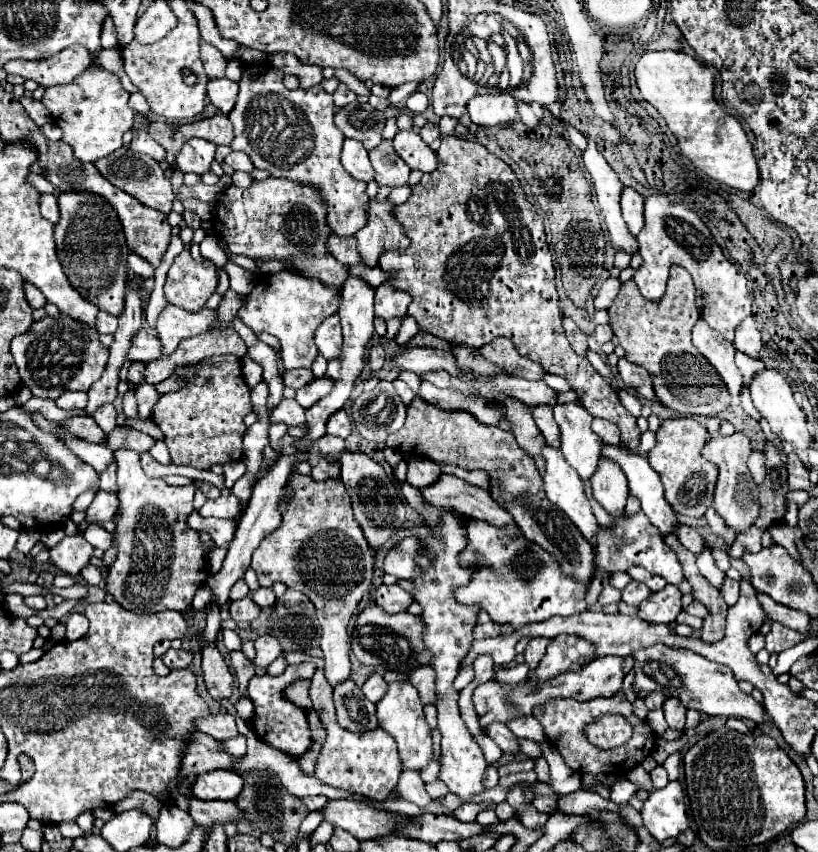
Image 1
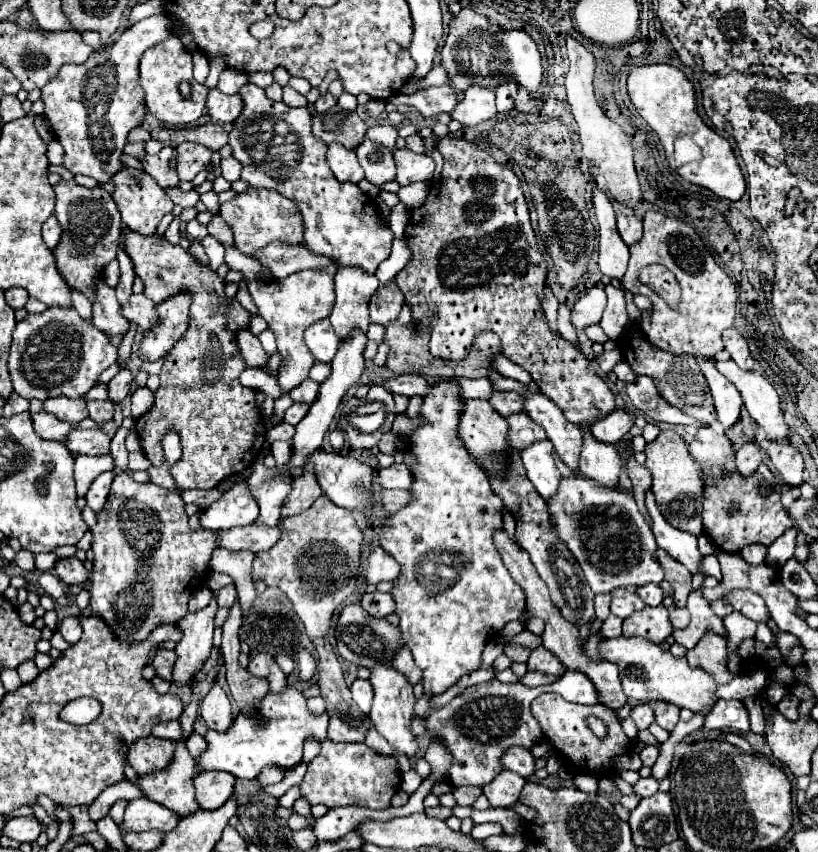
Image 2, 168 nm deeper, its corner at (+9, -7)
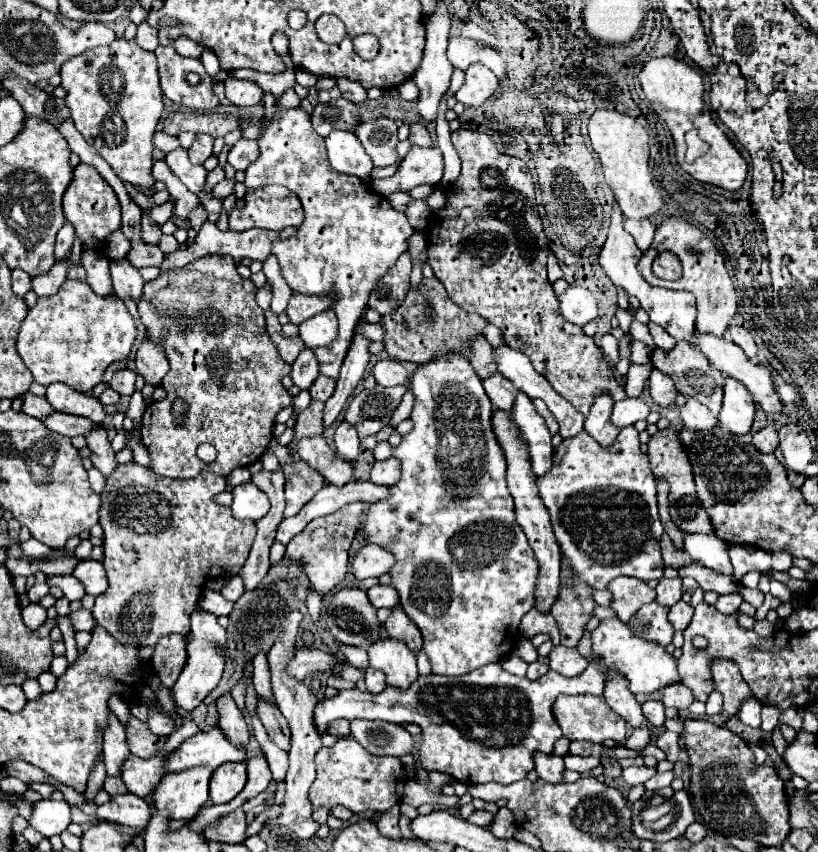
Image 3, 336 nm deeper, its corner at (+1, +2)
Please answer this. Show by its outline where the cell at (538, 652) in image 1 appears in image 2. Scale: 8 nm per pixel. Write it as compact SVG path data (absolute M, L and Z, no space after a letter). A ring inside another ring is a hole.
M544 646L540 648L534 648L530 652L530 658L528 658L528 670L530 672L546 672L546 674L562 674L564 672L564 666L560 664L560 660L556 660L556 656L552 652L548 652Z

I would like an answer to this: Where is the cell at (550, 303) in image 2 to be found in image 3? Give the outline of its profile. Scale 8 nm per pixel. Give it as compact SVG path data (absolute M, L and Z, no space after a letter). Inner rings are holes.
M550 249L550 251L548 251L548 279L554 283L554 281L560 279L560 277L562 277L562 269L560 269L560 265L558 265L558 259L556 259L554 251Z

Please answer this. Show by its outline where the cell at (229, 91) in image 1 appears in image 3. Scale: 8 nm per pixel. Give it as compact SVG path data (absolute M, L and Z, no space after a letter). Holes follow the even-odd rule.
M230 77L224 81L224 87L226 87L226 97L238 107L252 107L262 101L262 91L252 81Z

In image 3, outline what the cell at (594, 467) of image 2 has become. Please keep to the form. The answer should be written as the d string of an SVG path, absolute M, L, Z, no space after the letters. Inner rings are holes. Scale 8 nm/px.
M600 393L586 417L584 429L596 437L598 443L602 443L604 447L612 445L612 441L616 441L616 435L620 429L616 429L610 421L612 415L612 407L614 407L614 399L608 393Z

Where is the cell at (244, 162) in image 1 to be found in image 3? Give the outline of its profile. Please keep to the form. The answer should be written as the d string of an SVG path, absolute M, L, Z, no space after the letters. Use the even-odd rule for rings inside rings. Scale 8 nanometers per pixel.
M240 139L228 153L228 163L232 163L236 171L246 171L246 167L254 163L258 155L260 155L260 149L254 139Z

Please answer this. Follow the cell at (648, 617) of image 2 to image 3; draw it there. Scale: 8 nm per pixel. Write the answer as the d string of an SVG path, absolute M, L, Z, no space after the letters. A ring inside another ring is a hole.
M656 601L640 607L628 621L632 633L644 641L652 641L658 645L670 645L674 627L668 623L668 609L660 607Z

